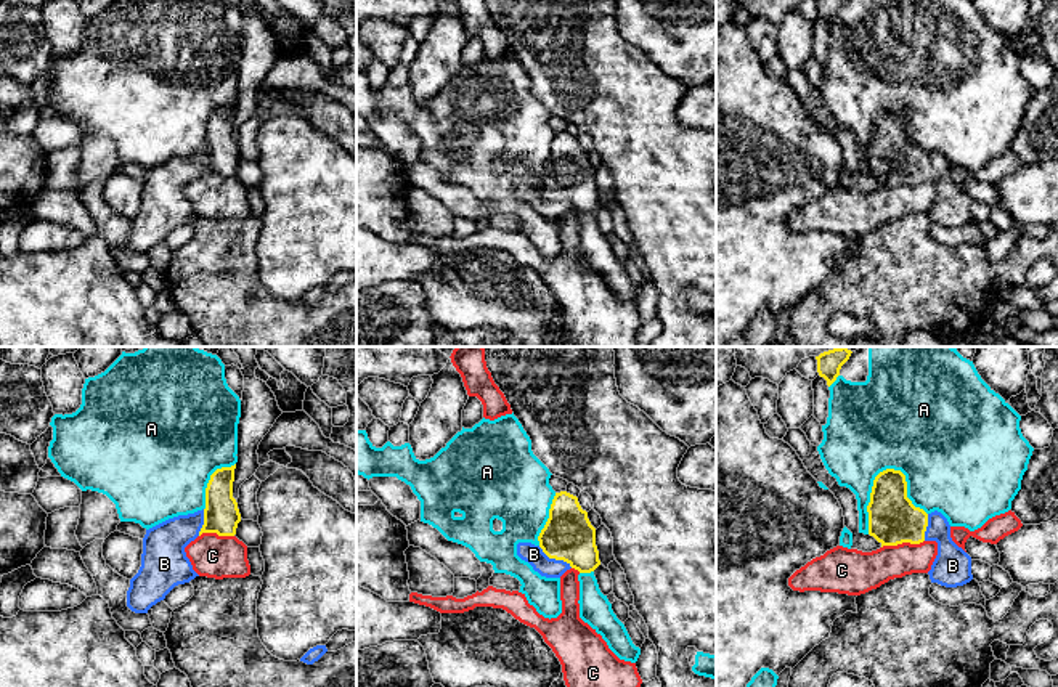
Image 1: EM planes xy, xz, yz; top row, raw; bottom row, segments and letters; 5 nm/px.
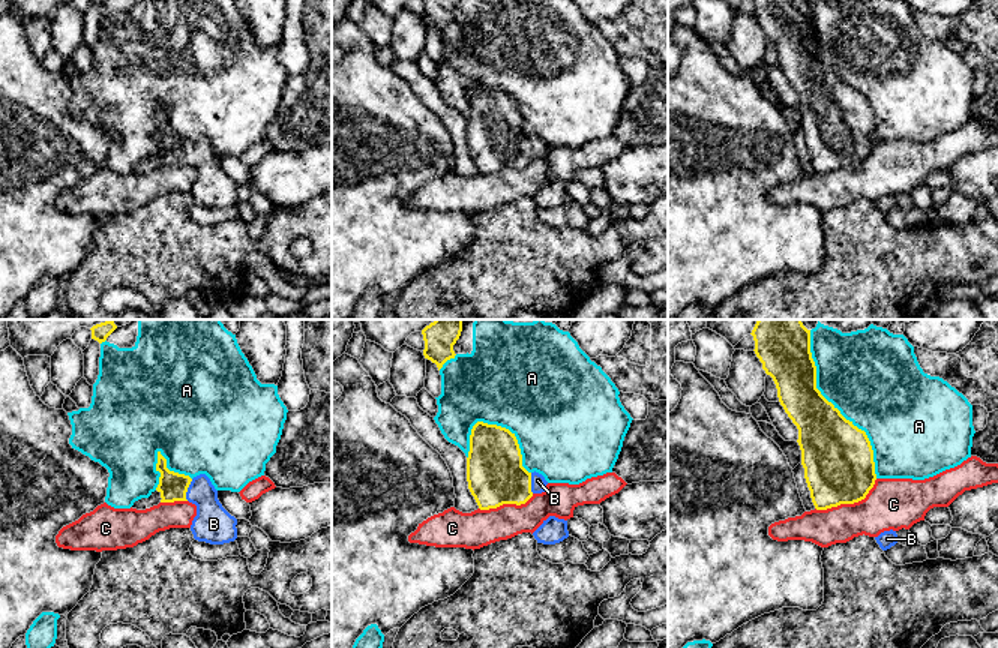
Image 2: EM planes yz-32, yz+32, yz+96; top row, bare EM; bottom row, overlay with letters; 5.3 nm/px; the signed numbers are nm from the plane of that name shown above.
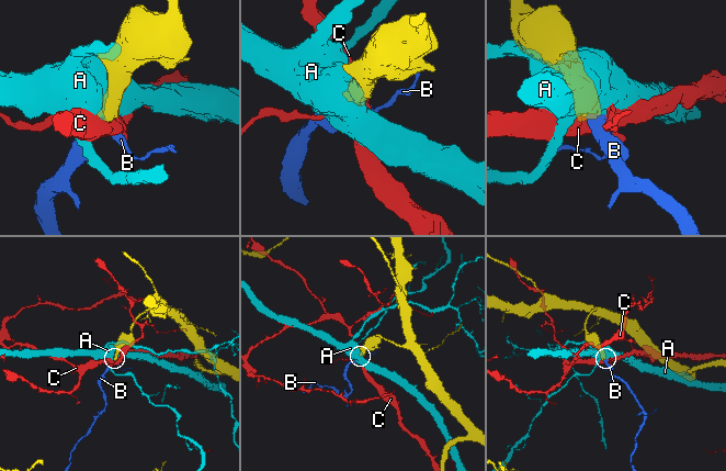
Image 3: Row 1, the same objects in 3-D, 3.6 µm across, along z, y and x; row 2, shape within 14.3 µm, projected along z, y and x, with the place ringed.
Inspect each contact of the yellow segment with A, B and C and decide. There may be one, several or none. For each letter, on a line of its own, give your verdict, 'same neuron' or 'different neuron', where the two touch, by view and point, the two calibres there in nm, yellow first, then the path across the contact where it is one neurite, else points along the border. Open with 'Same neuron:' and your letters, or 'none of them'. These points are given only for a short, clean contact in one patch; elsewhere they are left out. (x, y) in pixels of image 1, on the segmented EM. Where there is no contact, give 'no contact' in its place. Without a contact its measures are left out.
Same neuron: B
A: different neuron; contact yz (870, 493); calibres 240 and 360 nm
B: same neuron; contact xz (556, 559); calibres 260 and 100 nm; way xz (567, 535), (556, 559), (533, 554)
C: different neuron; contact yz (903, 541); calibres 240 and 190 nm

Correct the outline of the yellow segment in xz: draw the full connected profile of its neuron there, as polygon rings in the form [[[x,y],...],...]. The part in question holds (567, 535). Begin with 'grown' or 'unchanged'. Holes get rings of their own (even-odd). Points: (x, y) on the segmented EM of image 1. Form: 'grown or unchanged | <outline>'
grown | [[[567,491],[555,493],[549,509],[549,518],[538,541],[538,546],[519,543],[517,555],[528,562],[541,576],[560,578],[570,568],[580,573],[591,573],[600,565],[596,546],[596,528],[591,525],[588,512],[581,509],[578,498]]]

